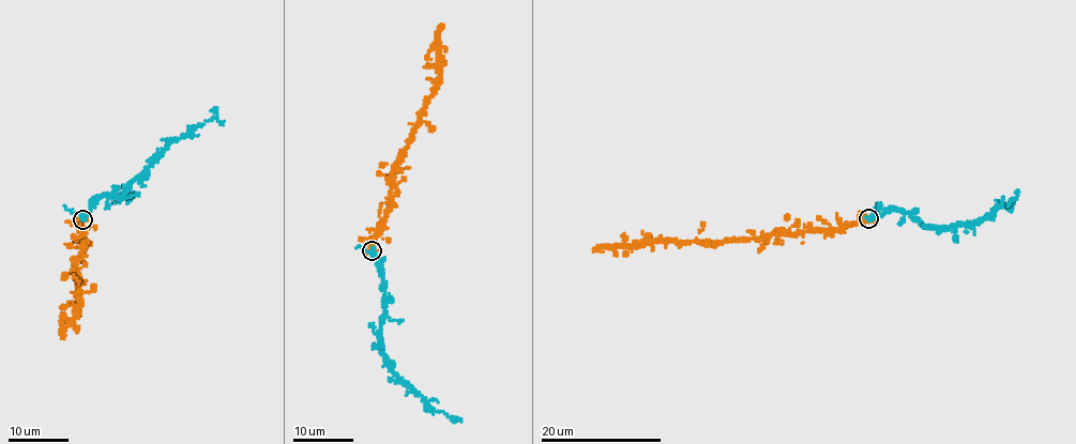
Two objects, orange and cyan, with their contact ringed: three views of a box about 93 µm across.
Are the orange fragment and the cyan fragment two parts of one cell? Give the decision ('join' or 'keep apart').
join

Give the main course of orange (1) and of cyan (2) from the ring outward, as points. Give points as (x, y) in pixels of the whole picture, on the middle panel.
1: (372, 249), (375, 234), (391, 203), (395, 165), (437, 83), (440, 63), (438, 41), (428, 56), (430, 60)
2: (372, 249), (381, 272), (382, 357), (425, 404), (461, 419)

